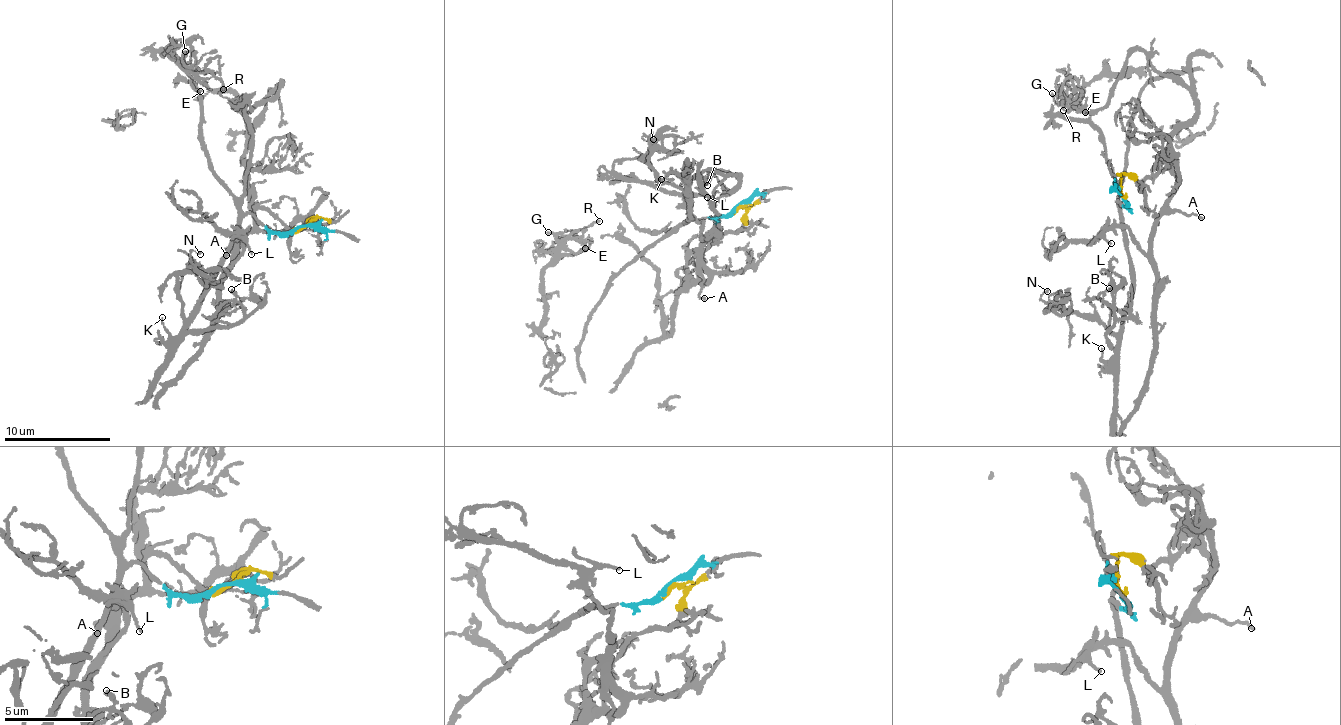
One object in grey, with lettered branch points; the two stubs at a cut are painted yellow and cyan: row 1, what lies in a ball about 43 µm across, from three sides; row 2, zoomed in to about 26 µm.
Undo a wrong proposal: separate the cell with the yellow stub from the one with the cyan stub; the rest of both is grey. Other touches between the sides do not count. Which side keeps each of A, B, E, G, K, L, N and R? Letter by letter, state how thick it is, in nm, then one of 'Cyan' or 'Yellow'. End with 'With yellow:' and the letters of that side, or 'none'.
A: Thickness 190 nm. Yellow
B: Thickness 110 nm. Cyan
E: Thickness 140 nm. Yellow
G: Thickness 140 nm. Yellow
K: Thickness 110 nm. Cyan
L: Thickness 150 nm. Yellow
N: Thickness 120 nm. Cyan
R: Thickness 140 nm. Yellow
With yellow: A, E, G, L, R

